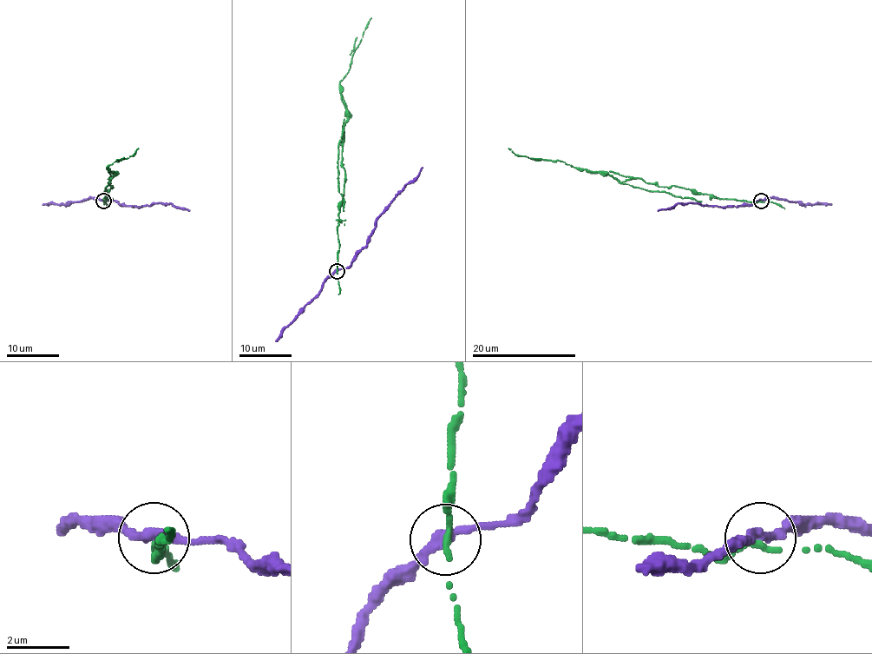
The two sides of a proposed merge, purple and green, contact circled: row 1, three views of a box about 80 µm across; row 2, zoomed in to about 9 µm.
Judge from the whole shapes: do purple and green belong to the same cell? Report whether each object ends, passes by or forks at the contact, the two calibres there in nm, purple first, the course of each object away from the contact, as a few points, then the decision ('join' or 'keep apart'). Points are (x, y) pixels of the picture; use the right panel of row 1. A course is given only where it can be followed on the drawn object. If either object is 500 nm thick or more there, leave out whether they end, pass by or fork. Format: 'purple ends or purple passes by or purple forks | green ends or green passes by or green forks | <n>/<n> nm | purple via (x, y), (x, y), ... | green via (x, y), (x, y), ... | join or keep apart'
purple passes by | green passes by | 320/180 nm | purple via (761, 201), (724, 207), (677, 203), (672, 207), (657, 211) | green via (761, 201), (721, 199), (640, 178), (618, 182), (609, 175), (560, 160), (515, 155), (508, 148) | keep apart

